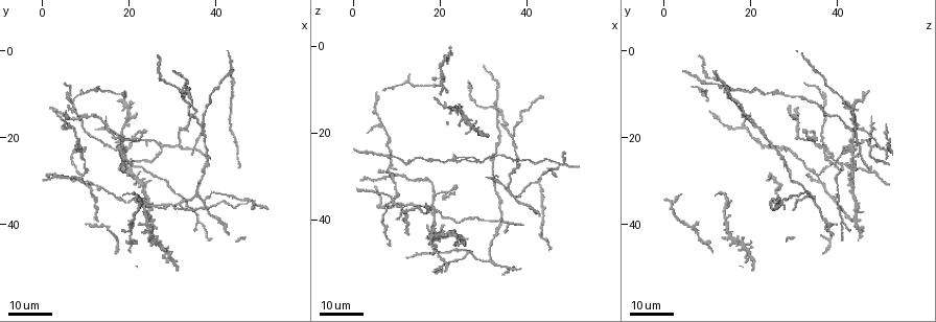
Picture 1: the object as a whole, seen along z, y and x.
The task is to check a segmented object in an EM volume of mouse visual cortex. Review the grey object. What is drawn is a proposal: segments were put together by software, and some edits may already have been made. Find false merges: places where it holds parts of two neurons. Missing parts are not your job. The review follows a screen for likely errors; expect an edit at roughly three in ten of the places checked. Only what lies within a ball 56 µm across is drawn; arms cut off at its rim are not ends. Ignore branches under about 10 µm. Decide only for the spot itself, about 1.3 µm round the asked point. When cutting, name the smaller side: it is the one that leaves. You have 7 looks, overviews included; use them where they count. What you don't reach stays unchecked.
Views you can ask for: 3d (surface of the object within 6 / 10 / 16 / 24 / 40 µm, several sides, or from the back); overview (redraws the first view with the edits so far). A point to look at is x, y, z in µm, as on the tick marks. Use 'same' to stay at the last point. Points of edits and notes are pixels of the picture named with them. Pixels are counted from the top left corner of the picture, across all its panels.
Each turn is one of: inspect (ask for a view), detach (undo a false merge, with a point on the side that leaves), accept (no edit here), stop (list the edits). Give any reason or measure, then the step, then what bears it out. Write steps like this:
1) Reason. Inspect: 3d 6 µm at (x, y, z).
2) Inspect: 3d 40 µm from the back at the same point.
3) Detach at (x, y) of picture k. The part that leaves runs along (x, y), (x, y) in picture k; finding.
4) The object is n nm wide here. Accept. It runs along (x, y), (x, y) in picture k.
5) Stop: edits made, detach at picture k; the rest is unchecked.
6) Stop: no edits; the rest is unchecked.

Three-way junction. Inspect: 3d 24 µm at (48.0, 34.0, 27.5).

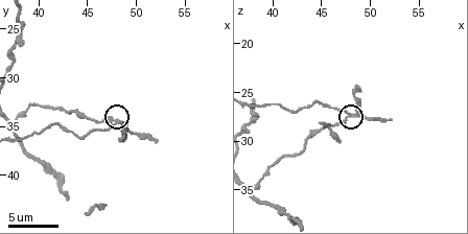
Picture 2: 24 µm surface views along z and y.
Zoom in. Inspect: 3d 6 µm at (48.0, 34.6, 27.2).

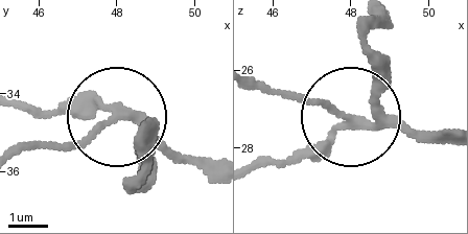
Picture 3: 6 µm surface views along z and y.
The object is 180 nm wide here. Detach at (74, 142) of picture 3. The part that leaves runs along (123, 115), (76, 141), (17, 151) in picture 3; a second neuron is stuck on.

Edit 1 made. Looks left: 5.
Three arms meet. Inspect: 3d 24 µm at (33.5, 9.5, 14.5).

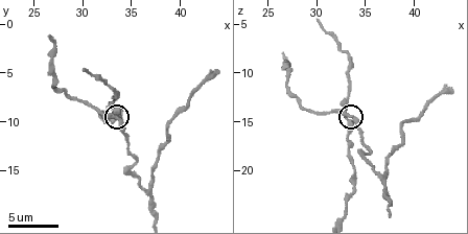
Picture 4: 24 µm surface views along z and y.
Zoom in. Inspect: 3d 6 µm at (33.4, 9.6, 14.4).

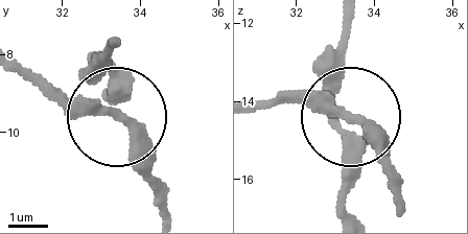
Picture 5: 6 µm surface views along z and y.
The object is 250 nm wide here. Accept. It runs along (348, 214), (348, 114), (331, 104), (264, 104) in picture 5; one neuron here.

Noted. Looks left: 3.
Branch point. Inspect: 3d 6 µm at (37.0, 16.8, 20.8).

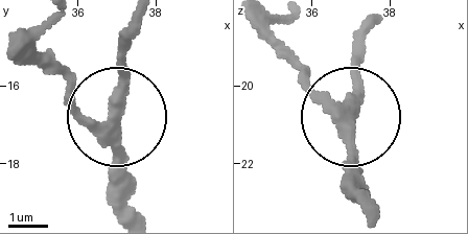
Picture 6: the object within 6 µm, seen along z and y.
3 arms meet here. Accept. It runs along (277, 18), (280, 44), (347, 111), (360, 27) in picture 6; one neuron here.

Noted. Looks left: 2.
Stop: edits made, detach at picture 3; the rest is unchecked.

